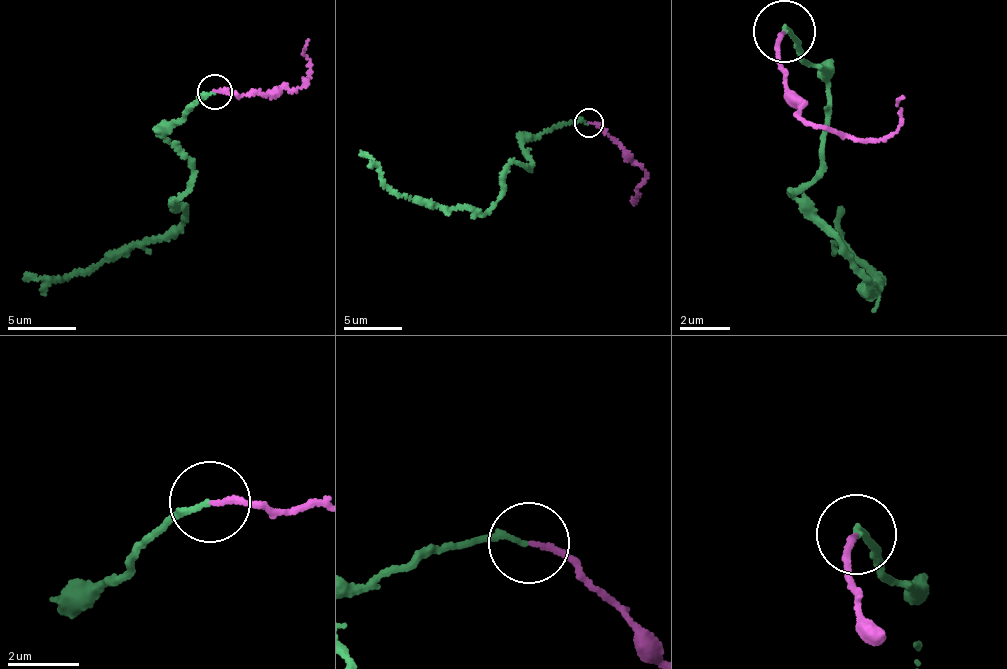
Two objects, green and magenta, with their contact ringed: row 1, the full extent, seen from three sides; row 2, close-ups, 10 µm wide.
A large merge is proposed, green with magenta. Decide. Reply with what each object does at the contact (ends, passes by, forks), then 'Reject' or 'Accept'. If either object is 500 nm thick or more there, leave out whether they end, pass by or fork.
At the ring green ends. At the ring magenta ends. Accept

